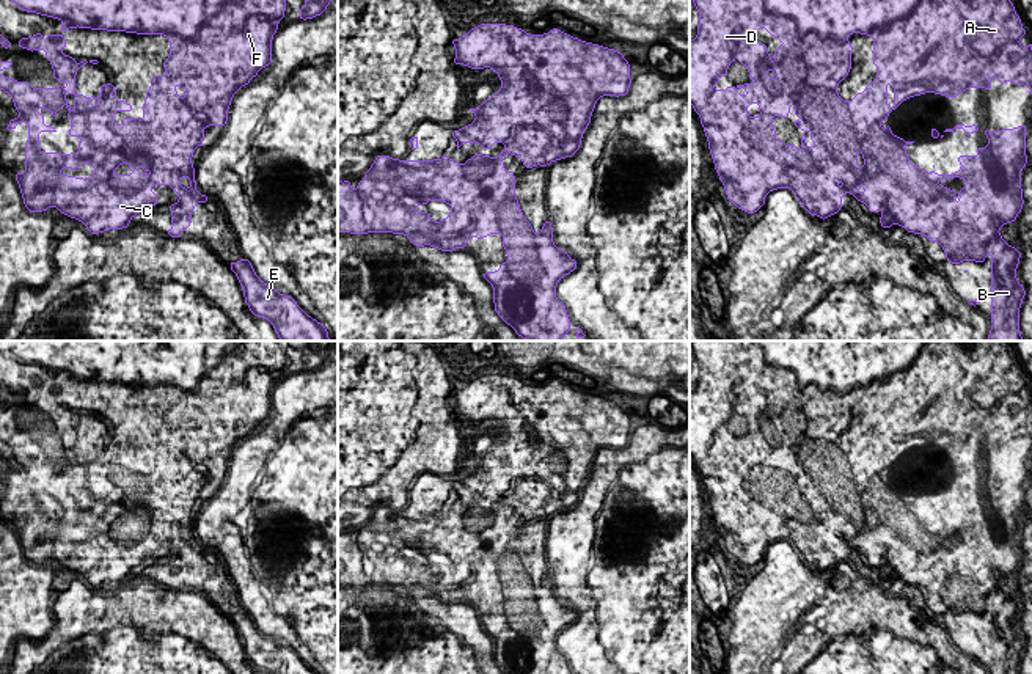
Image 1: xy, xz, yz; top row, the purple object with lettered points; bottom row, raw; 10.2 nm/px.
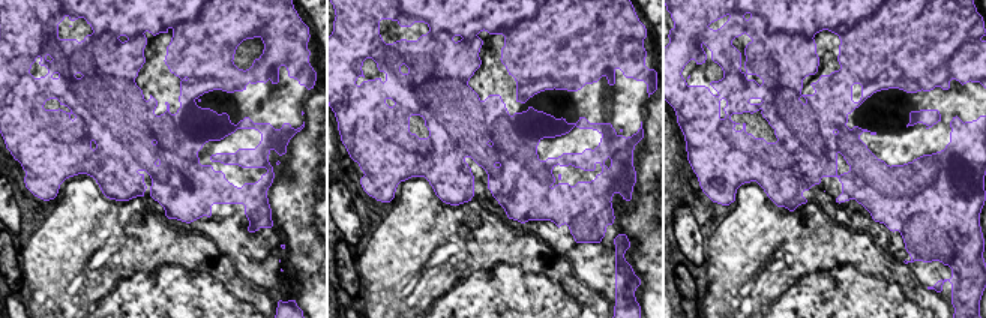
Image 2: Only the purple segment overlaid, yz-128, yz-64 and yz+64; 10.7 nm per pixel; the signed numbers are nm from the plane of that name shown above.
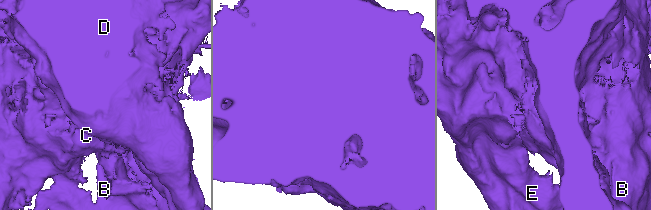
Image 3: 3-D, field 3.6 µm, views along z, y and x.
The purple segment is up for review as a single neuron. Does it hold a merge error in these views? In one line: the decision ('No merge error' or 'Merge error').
No merge error

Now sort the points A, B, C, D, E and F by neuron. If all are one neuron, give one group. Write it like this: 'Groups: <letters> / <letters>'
Groups: A B C D E F

